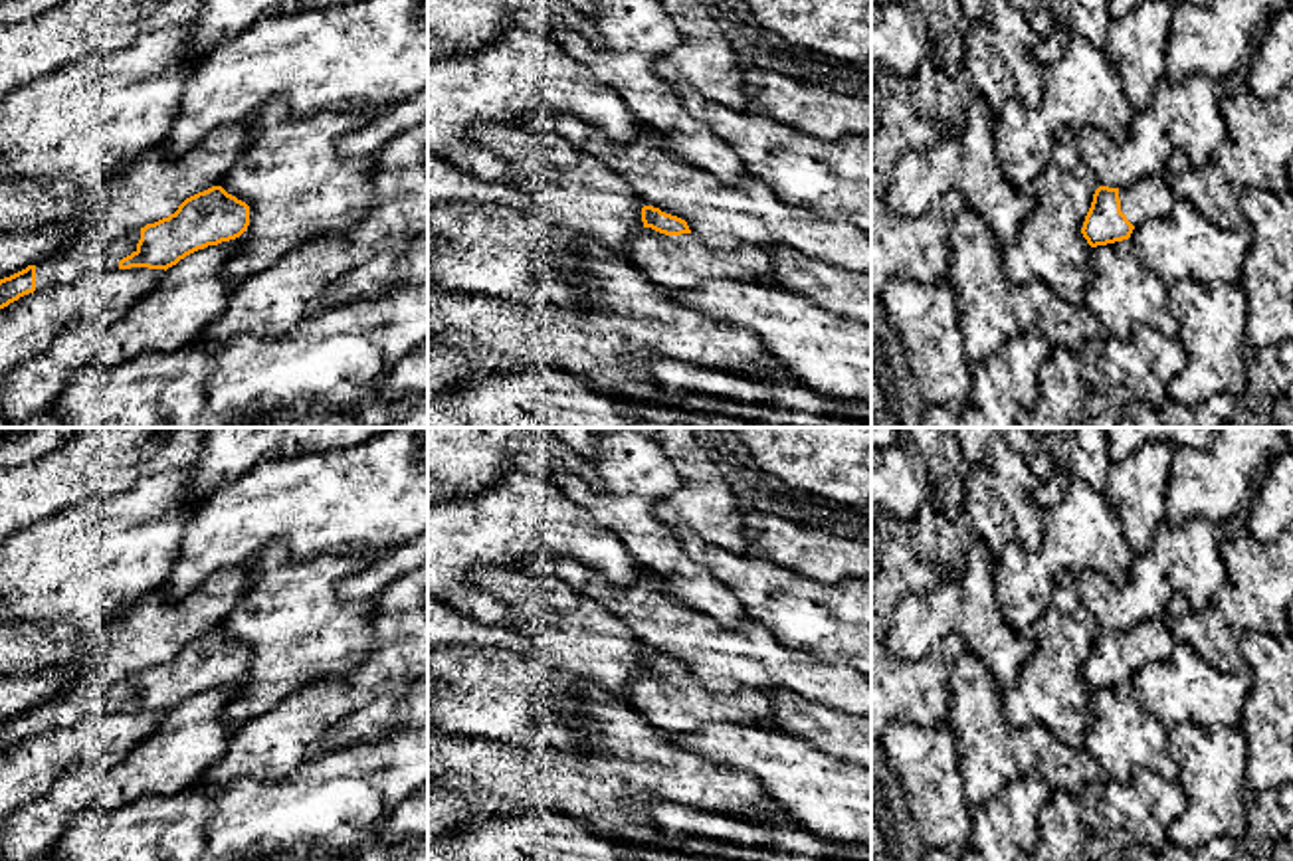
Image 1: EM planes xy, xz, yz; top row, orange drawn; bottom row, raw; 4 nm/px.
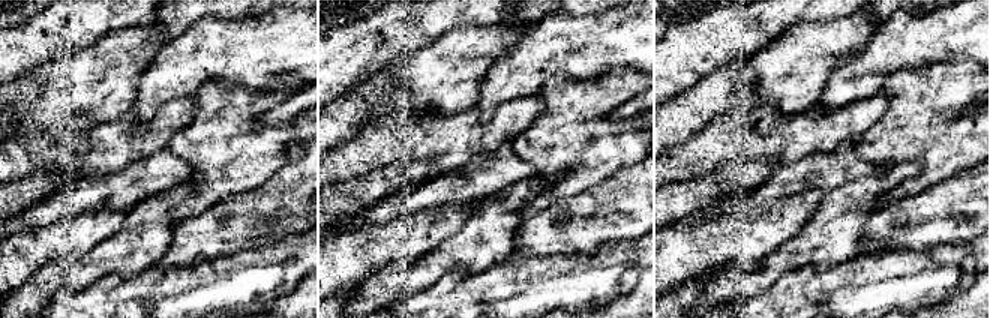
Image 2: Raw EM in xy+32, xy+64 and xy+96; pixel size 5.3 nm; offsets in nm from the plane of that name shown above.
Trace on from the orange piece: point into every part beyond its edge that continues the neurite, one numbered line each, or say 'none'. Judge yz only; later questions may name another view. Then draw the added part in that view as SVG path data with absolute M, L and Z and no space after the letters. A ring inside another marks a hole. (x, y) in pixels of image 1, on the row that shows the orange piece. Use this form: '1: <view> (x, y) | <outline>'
1: yz (1151, 196) | M1164 174L1144 176L1119 188L1121 212L1137 228L1146 220L1166 216L1176 198Z

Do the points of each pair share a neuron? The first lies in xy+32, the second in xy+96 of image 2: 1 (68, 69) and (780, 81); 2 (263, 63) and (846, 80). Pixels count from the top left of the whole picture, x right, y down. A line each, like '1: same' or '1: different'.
1: same
2: same

